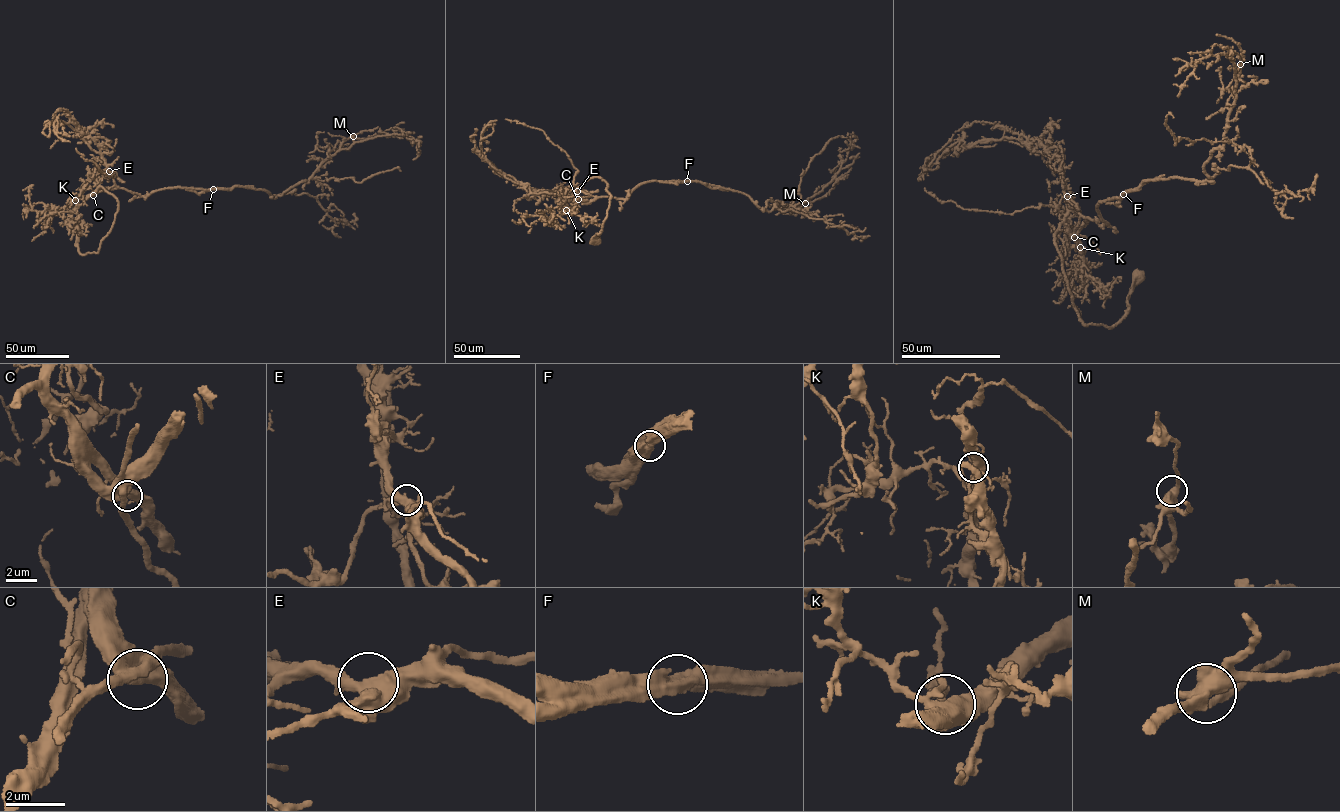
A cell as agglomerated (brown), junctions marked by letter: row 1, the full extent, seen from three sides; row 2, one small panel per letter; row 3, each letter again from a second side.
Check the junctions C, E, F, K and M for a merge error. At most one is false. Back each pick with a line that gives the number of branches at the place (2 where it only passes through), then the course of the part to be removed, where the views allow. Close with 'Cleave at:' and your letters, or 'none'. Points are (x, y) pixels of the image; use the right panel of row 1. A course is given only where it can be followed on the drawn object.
F: branches 2; course (1123, 194), (1164, 175)
Cleave at: F

